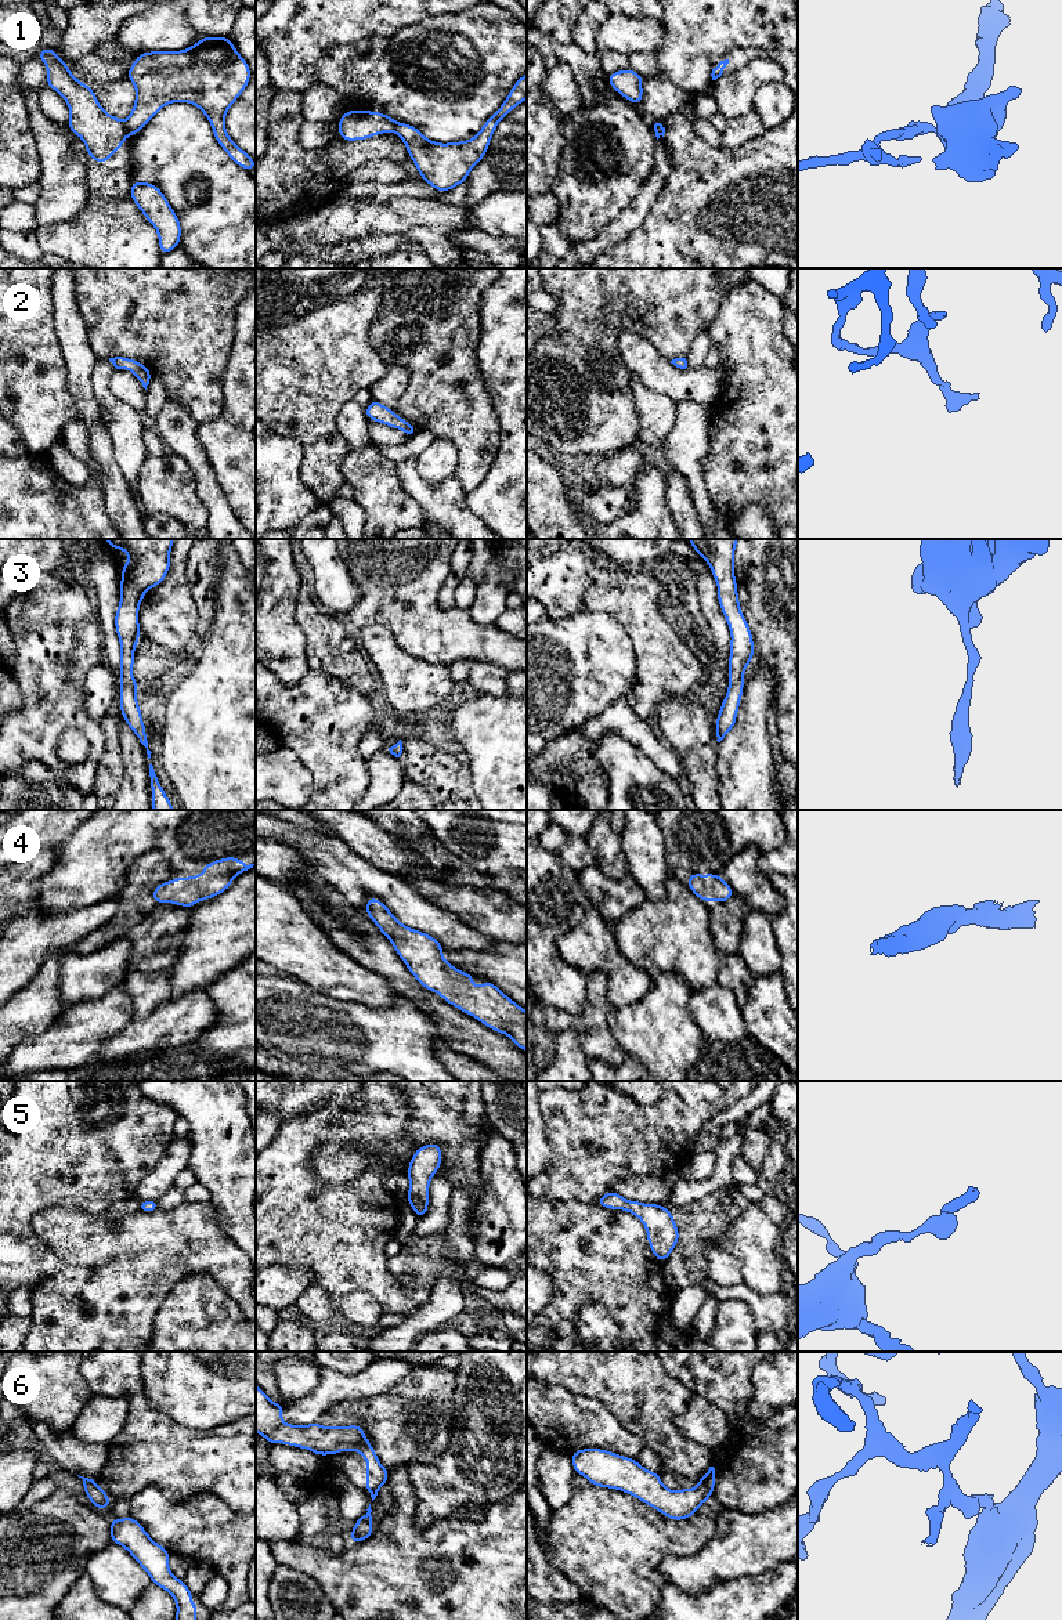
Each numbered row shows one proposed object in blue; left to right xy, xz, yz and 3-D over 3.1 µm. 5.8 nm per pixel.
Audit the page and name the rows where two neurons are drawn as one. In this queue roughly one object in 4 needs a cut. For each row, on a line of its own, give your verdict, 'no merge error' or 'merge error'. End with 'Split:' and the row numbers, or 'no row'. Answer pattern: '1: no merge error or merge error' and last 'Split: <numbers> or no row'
1: merge error
2: no merge error
3: no merge error
4: no merge error
5: no merge error
6: no merge error
Split: 1

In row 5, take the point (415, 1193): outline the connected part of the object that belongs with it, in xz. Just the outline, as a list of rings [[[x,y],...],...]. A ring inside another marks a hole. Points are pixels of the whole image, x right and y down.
[[[429,1143],[419,1147],[411,1158],[407,1174],[411,1183],[407,1201],[411,1204],[418,1219],[427,1214],[430,1179],[440,1167],[441,1146],[438,1143]]]

